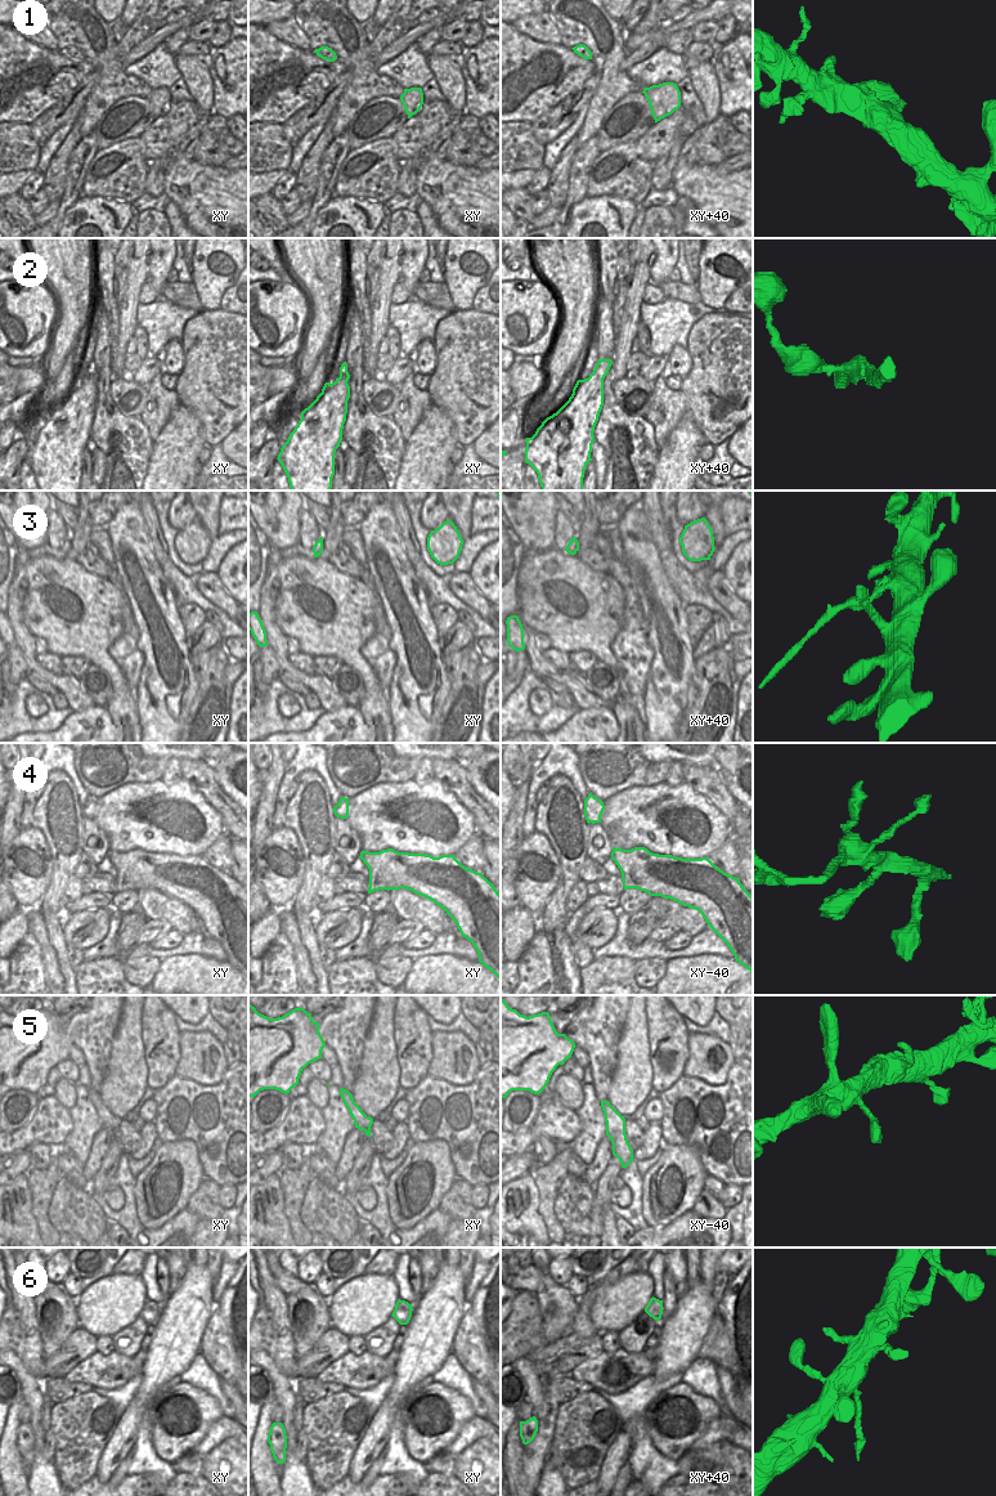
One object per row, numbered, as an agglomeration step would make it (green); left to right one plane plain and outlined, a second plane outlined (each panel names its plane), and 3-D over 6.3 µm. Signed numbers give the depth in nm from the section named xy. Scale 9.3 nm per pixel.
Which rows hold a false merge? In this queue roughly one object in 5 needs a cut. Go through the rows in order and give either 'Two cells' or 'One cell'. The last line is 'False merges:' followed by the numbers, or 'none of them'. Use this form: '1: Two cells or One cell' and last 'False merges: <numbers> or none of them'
1: One cell
2: Two cells
3: Two cells
4: One cell
5: One cell
6: One cell
False merges: 2, 3

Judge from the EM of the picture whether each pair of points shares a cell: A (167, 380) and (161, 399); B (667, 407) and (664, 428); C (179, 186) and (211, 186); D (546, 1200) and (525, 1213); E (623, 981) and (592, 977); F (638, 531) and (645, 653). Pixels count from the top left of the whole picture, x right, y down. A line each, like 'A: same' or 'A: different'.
A: different
B: same
C: same
D: different
E: same
F: different

